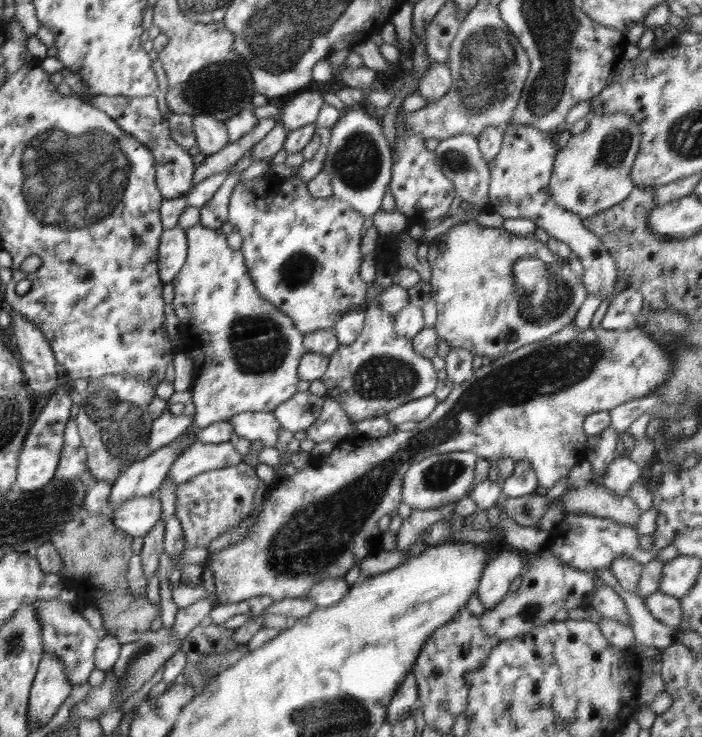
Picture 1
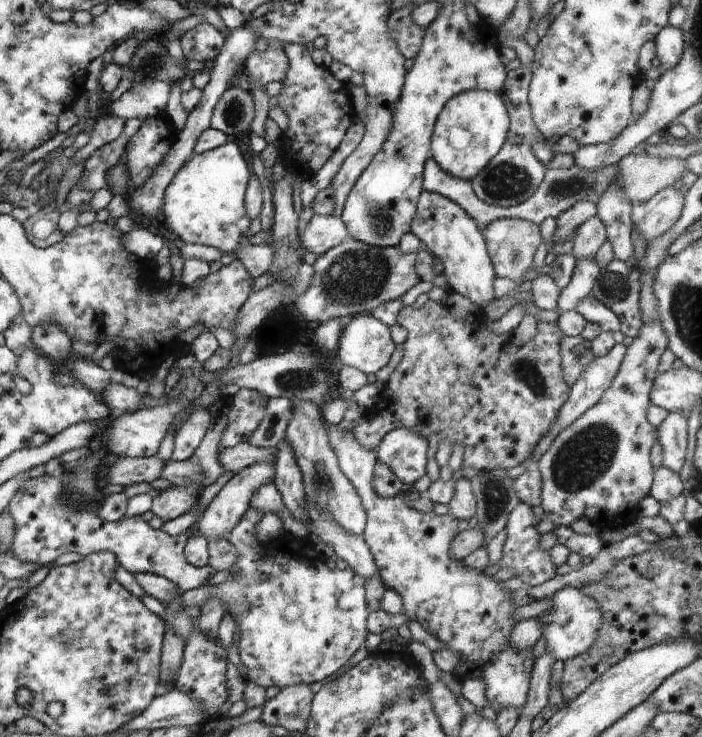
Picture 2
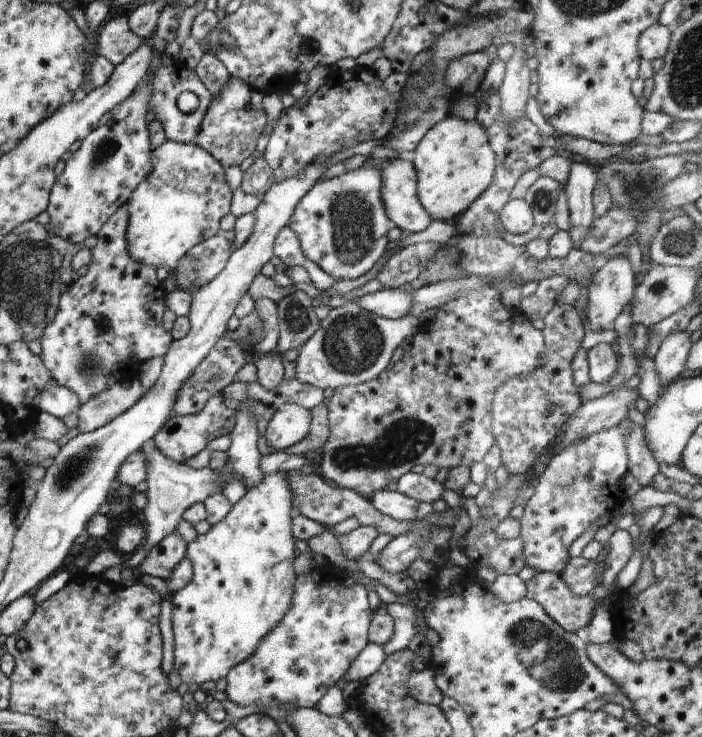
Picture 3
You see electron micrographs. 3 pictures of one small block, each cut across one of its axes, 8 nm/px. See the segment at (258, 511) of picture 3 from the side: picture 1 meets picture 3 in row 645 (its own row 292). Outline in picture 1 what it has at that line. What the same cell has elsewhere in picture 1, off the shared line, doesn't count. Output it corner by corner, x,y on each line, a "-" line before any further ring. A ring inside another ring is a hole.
198,223
188,227
185,233
188,239
187,258
182,268
178,271
178,274
171,281
174,285
174,298
171,303
174,304
174,312
180,321
179,337
181,344
179,350
193,361
193,370
194,374
196,374
196,378
194,378
190,389
196,408
194,427
204,429
210,424
228,421
235,415
240,415
244,412
260,413
264,411
272,413
280,404
286,403
286,400
290,400
292,396
298,393
300,378
297,371
300,360
307,353
306,347
304,347
303,334
294,327
294,321
292,321
290,316
279,311
278,308
274,307
274,304
266,301
266,299
262,299
262,296
258,294
256,285
254,285
254,279
250,277
248,267
246,267
243,254
240,250
233,250
228,246
226,235
222,233
221,229
206,228
206,226

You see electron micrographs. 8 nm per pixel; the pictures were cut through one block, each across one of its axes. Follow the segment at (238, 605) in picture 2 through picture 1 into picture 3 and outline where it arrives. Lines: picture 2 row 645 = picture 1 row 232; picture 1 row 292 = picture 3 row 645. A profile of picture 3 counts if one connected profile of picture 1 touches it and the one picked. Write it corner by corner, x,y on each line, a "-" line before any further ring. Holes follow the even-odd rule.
324,564
308,574
297,575
294,583
293,605
246,660
230,669
225,676
228,700
240,706
257,704
265,707
282,707
294,704
297,707
315,708
328,688
336,684
360,651
369,643
368,635
373,611
368,603
366,588
348,577
348,573
332,564

